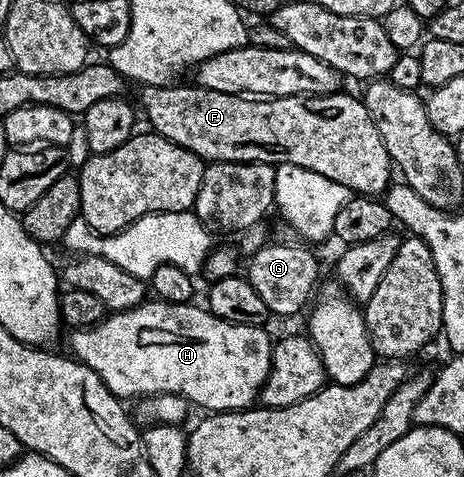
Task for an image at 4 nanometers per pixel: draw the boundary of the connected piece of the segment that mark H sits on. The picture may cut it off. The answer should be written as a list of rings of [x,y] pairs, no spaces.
[[[153,298],[141,304],[138,308],[106,315],[100,324],[95,324],[92,328],[77,330],[72,333],[73,337],[69,340],[70,346],[73,347],[71,349],[72,355],[80,360],[82,364],[86,364],[91,370],[95,370],[99,374],[99,378],[103,378],[105,385],[119,398],[126,398],[125,396],[144,398],[146,396],[158,396],[159,394],[175,394],[176,396],[184,396],[190,405],[197,407],[198,404],[201,408],[209,408],[205,410],[208,410],[210,413],[231,412],[250,407],[260,397],[261,387],[269,373],[274,341],[272,339],[269,340],[264,327],[256,328],[255,326],[233,324],[231,321],[225,321],[221,317],[213,316],[204,307],[202,309],[196,308],[195,305],[196,303],[193,302],[187,304],[166,304],[164,300]]]

